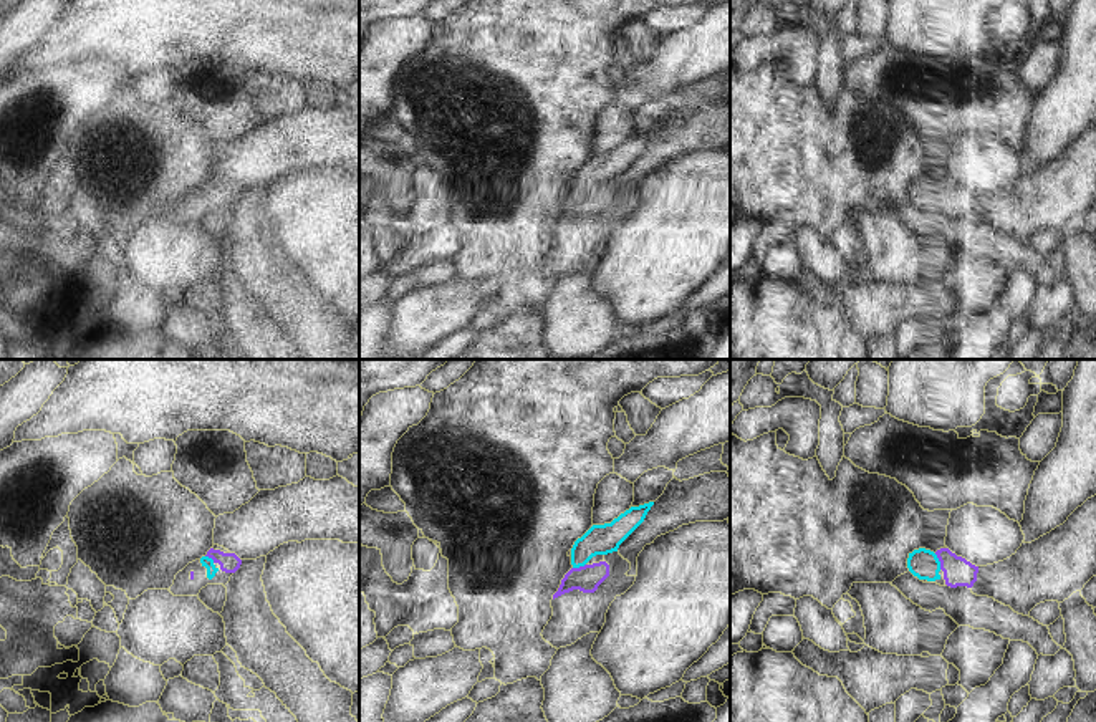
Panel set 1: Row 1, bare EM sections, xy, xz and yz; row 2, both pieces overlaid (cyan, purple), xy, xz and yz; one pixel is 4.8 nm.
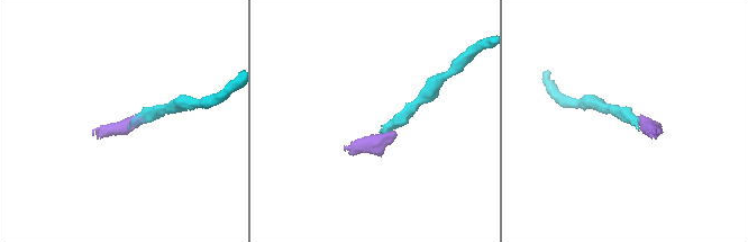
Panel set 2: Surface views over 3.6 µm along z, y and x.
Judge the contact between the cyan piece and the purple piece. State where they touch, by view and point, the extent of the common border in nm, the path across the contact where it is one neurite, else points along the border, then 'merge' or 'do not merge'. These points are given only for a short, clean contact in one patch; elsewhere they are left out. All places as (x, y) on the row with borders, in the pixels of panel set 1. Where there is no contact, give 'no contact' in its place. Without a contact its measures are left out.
meets cyan in yz at (939, 562); contact 90 nm long; runs through yz (922, 563), (939, 562), (947, 562), (957, 572); merge

